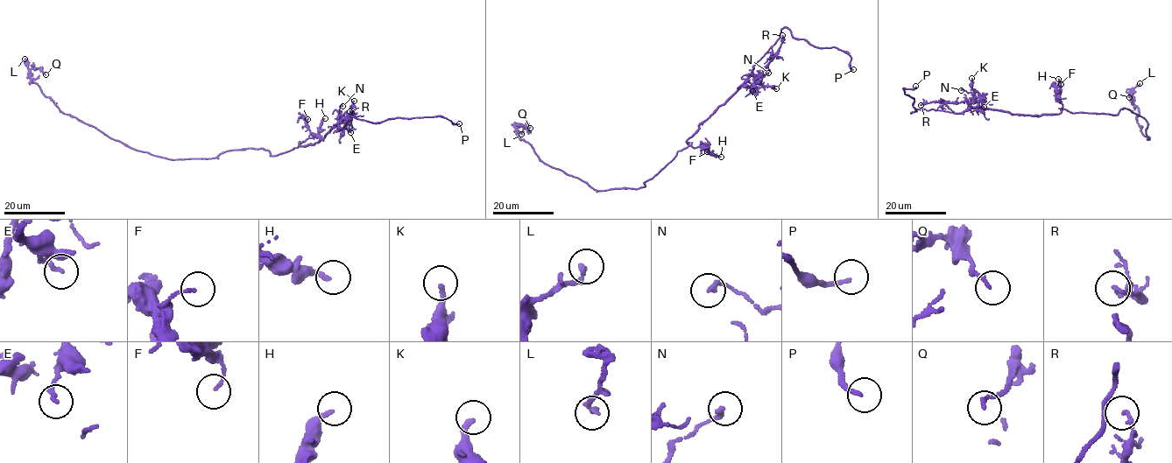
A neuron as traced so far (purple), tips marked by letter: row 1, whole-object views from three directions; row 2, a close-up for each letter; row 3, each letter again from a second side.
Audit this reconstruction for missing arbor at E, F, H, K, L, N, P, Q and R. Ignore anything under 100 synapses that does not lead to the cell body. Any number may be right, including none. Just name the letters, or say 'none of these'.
P

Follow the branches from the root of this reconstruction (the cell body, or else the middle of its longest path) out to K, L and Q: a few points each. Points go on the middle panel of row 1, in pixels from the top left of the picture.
K: (659, 172), (678, 150), (688, 146), (687, 139), (701, 123), (745, 81), (776, 88)
L: (659, 172), (643, 187), (594, 190), (544, 164), (518, 136), (516, 125), (523, 127), (521, 134)
Q: (659, 172), (643, 187), (594, 190), (542, 162), (514, 131), (517, 125), (530, 128)

